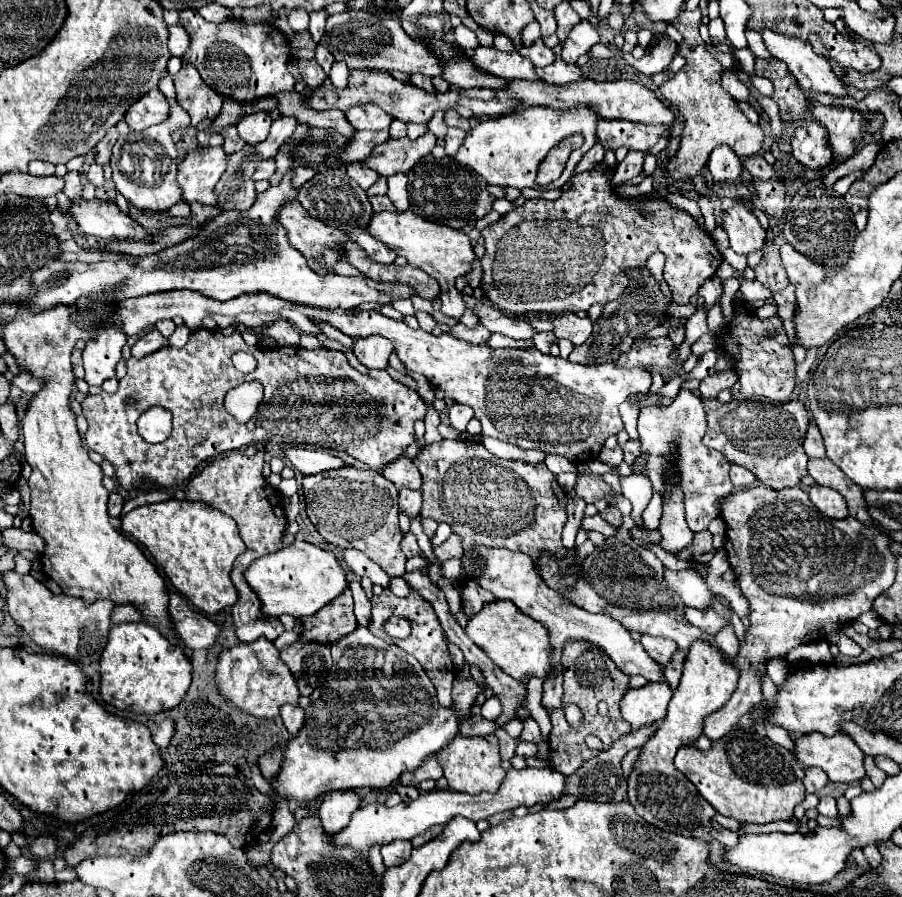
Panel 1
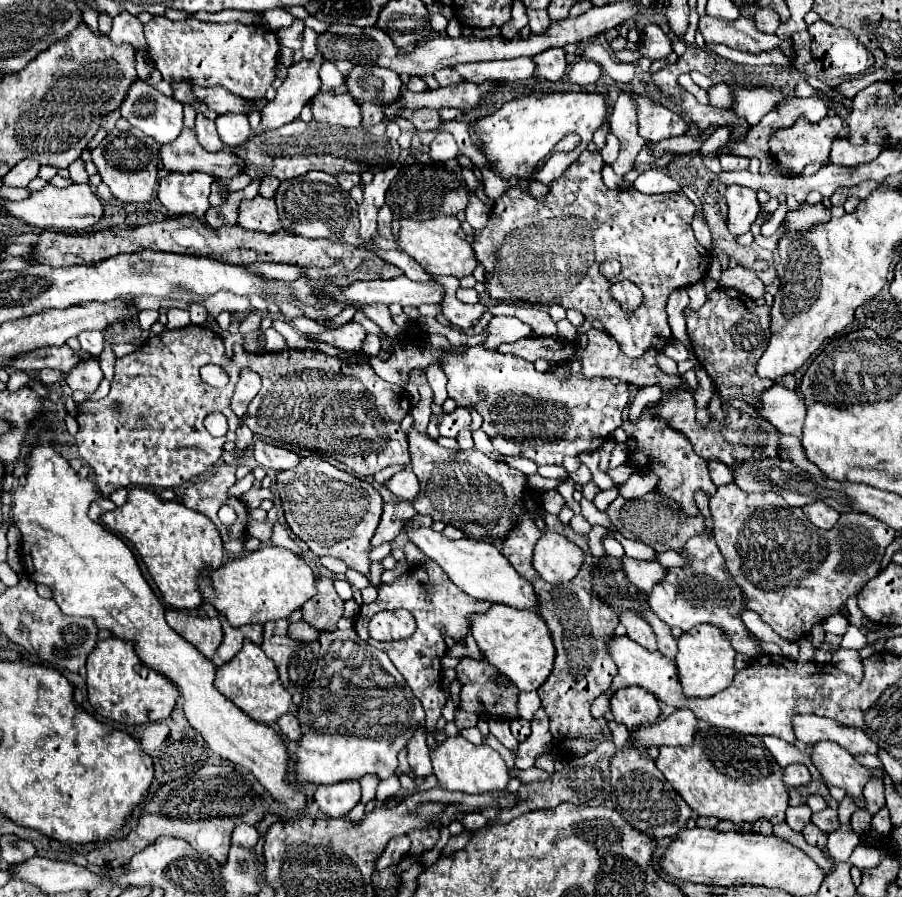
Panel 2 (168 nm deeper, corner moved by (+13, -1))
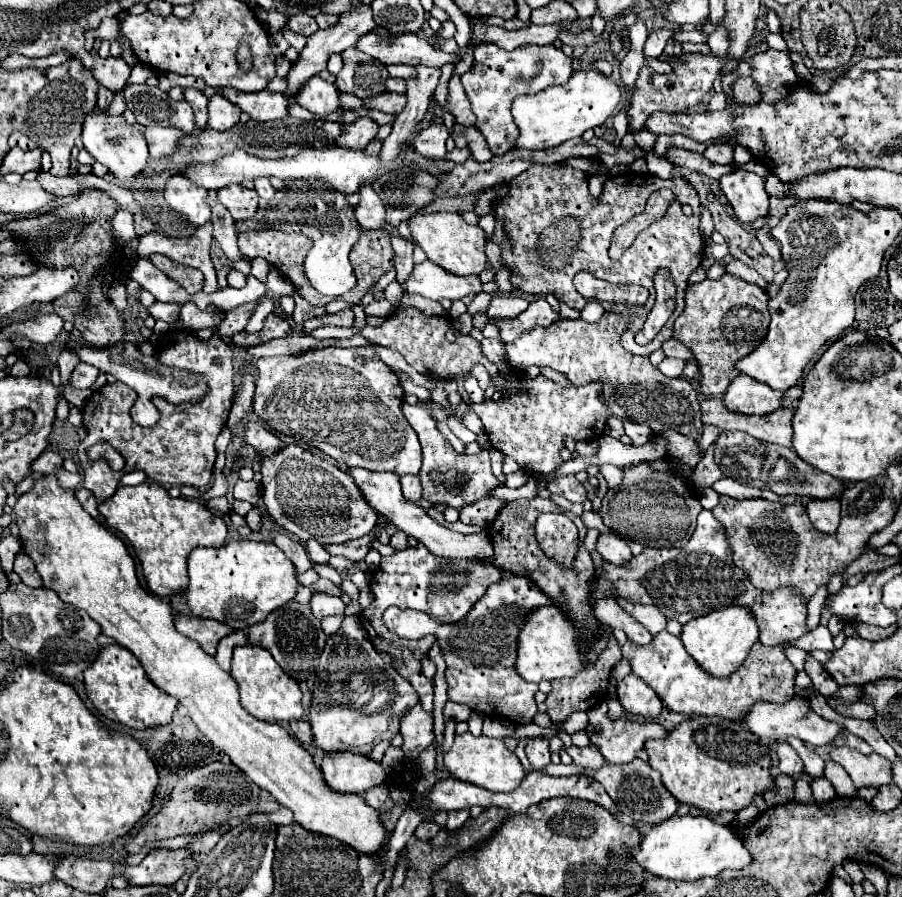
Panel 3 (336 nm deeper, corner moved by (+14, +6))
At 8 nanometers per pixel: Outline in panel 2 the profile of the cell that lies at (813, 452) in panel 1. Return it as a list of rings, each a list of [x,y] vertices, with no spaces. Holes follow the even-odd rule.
[[[776,382],[766,394],[762,394],[760,402],[762,416],[770,420],[782,434],[802,438],[806,406],[800,394],[786,388],[782,382]]]

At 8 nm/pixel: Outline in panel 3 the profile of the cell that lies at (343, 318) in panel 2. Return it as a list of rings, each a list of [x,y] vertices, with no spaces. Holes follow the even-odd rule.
[[[293,293],[293,299],[295,299],[293,319],[295,319],[295,323],[297,323],[297,325],[305,323],[305,321],[307,321],[307,319],[311,319],[311,317],[317,317],[317,315],[325,313],[325,309],[323,309],[323,307],[313,307],[313,305],[309,305],[309,303],[307,303],[305,299],[301,299],[297,293]]]

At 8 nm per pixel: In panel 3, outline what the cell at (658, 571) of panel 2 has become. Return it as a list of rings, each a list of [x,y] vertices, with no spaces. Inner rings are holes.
[[[601,533],[597,539],[597,551],[601,553],[601,557],[605,561],[613,561],[615,565],[621,565],[621,561],[629,561],[631,557],[631,549],[625,543],[625,539],[621,539],[615,533]]]

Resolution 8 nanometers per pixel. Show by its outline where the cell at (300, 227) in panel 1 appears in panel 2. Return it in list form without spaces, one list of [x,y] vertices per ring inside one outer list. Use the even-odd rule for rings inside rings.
[[[256,196],[256,198],[244,200],[240,204],[238,224],[242,228],[254,230],[254,232],[264,232],[264,234],[286,232],[284,226],[280,224],[276,200],[274,198],[264,198],[264,196]]]

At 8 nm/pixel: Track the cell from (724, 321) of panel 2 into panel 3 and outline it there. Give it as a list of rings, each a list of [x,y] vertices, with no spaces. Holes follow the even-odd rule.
[[[729,273],[721,275],[719,279],[705,279],[703,283],[689,285],[687,297],[685,297],[685,313],[681,313],[681,317],[677,317],[673,337],[691,349],[691,353],[699,365],[699,371],[701,371],[699,393],[701,395],[721,397],[721,393],[725,393],[725,389],[729,387],[729,381],[733,381],[733,377],[737,375],[737,371],[733,369],[735,361],[749,355],[757,345],[761,345],[761,341],[767,335],[767,327],[769,327],[767,301],[769,301],[769,295],[765,293],[765,289],[743,281],[741,277],[729,275]]]

